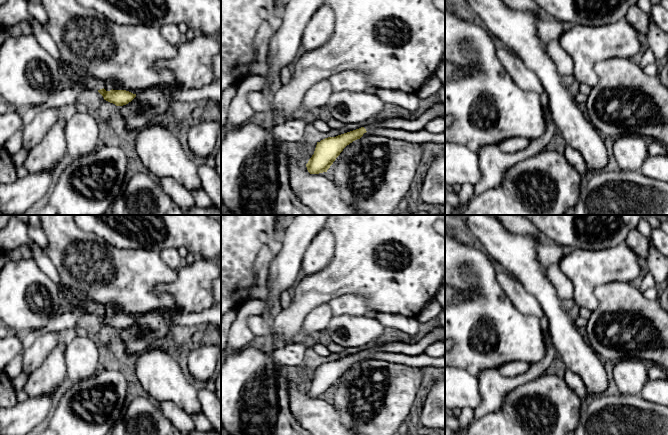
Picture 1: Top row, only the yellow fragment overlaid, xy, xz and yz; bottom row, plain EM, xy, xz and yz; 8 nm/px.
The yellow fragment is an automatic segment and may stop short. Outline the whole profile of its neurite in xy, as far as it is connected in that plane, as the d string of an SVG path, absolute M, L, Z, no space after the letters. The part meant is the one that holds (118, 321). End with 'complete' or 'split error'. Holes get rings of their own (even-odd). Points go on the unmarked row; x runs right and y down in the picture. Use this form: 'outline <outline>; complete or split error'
outline M104 312L98 314L98 316L103 320L104 324L115 328L116 330L123 330L131 326L136 318L133 318L126 314L110 314L106 315Z; complete

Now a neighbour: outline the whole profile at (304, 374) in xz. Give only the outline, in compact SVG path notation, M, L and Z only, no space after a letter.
M305 362L300 367L293 370L293 375L300 384L307 388L309 383L314 378L316 369L316 366Z

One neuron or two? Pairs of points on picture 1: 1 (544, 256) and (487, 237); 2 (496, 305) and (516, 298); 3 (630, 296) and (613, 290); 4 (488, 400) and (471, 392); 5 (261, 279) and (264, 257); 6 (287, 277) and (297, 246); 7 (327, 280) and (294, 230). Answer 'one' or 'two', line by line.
1: two
2: two
3: one
4: two
5: one
6: one
7: two

